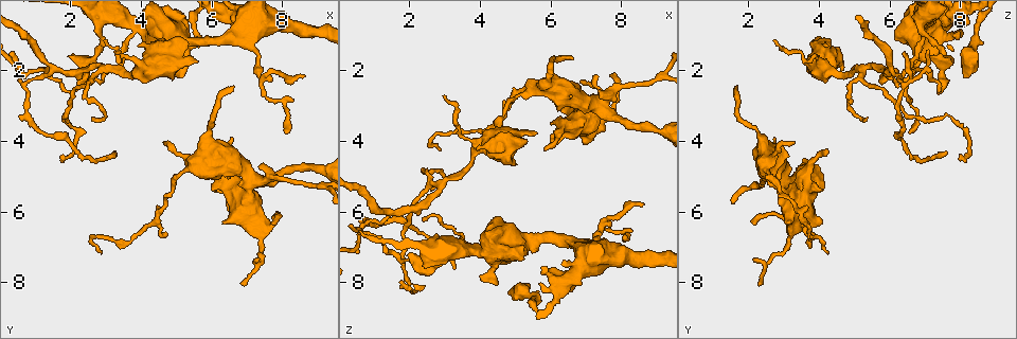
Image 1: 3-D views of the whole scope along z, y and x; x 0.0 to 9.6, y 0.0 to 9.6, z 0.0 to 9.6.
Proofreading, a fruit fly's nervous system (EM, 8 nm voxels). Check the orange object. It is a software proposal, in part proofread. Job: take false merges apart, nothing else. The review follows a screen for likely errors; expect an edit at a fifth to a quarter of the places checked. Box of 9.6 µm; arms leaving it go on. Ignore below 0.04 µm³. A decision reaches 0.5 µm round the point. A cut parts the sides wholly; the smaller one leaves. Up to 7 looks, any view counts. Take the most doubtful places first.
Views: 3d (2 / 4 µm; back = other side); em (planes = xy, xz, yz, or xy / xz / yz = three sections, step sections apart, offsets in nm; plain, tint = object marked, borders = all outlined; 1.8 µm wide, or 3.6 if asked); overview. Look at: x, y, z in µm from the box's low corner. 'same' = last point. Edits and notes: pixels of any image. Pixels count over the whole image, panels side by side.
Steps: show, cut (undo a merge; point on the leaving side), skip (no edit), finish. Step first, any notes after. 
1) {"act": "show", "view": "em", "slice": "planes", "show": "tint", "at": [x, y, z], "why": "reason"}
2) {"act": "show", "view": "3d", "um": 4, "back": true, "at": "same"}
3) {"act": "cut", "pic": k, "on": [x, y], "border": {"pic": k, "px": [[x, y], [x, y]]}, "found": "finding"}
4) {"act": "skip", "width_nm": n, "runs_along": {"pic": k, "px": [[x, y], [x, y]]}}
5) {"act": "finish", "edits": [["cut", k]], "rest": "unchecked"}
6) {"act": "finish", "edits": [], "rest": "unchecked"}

{"act": "show", "view": "3d", "um": 4, "back": true, "at": [7.10, 5.15, 2.90]}

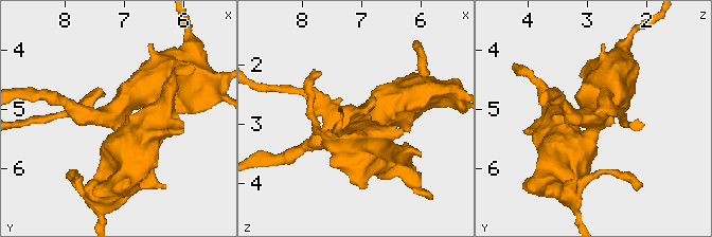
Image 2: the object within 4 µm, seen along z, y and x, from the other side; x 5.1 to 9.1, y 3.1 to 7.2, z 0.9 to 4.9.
{"act": "show", "view": "em", "um": 3.6, "slice": "xz", "step": 8, "show": "tint", "at": [7.10, 5.15, 2.90], "arms": 4, "why": "shape alone is not enough"}

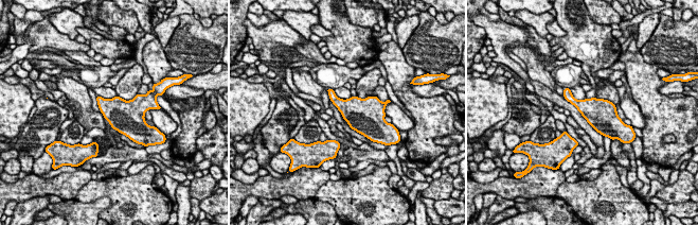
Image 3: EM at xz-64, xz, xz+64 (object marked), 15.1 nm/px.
{"act": "show", "view": "em", "um": 3.6, "slice": "planes", "show": "tint", "at": "same", "why": "another direction"}

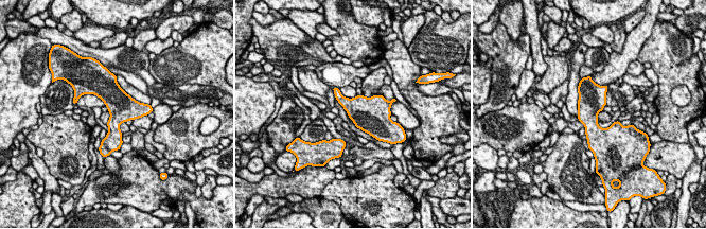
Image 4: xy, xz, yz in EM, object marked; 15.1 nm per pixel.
{"act": "skip", "found": "one neuron here"}

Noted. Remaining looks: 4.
{"act": "show", "view": "em", "slice": "planes", "show": "tint", "at": [7.40, 2.30, 6.50], "why": "abrupt turn"}

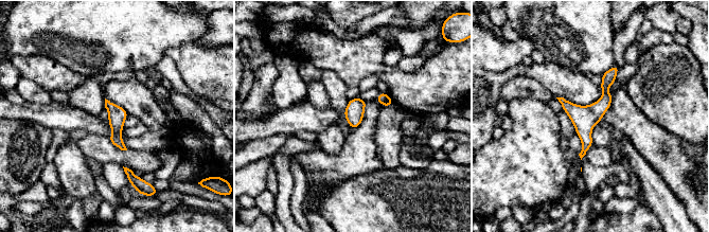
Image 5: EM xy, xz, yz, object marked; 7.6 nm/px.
{"act": "skip", "width_nm": 130, "runs_along": {"pic": 5, "px": [[615, 68], [584, 149]]}, "found": "one neuron here"}

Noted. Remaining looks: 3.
{"act": "show", "view": "em", "slice": "planes", "show": "tint", "at": [2.80, 2.00, 5.15], "why": "arms run side by side"}

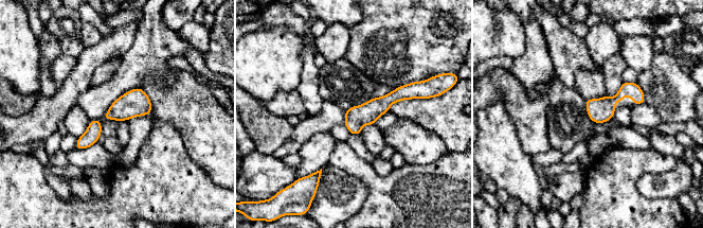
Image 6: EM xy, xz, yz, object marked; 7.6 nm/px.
{"act": "skip", "runs_along": {"pic": 6, "px": [[415, 94], [397, 94], [347, 124]]}, "found": "one neuron here"}

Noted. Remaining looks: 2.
{"act": "finish", "edits": [], "rest": "unchecked"}

